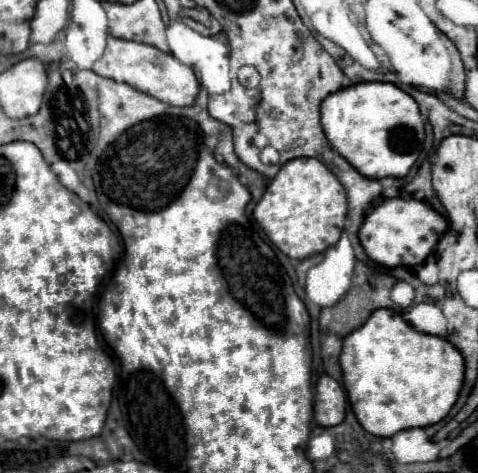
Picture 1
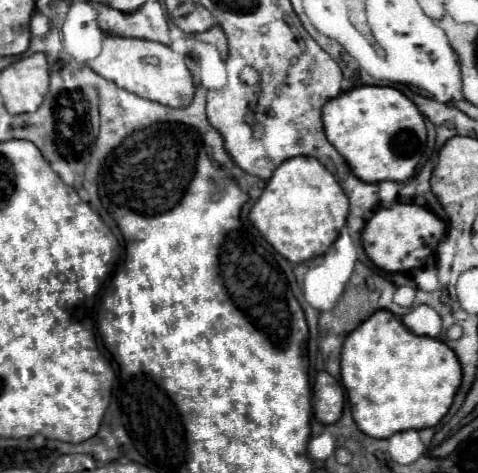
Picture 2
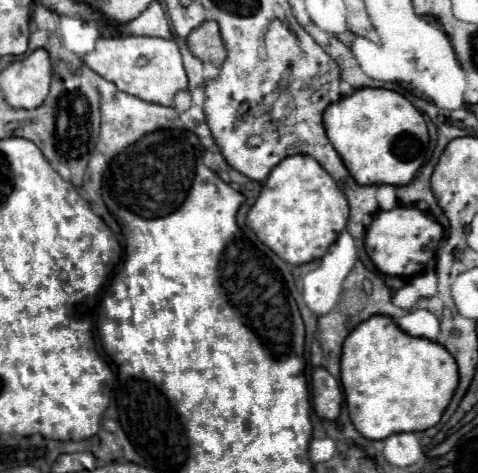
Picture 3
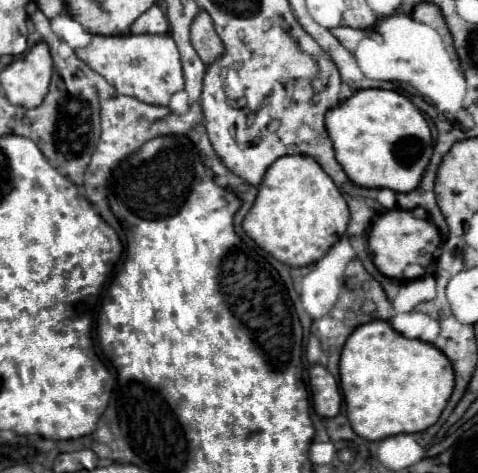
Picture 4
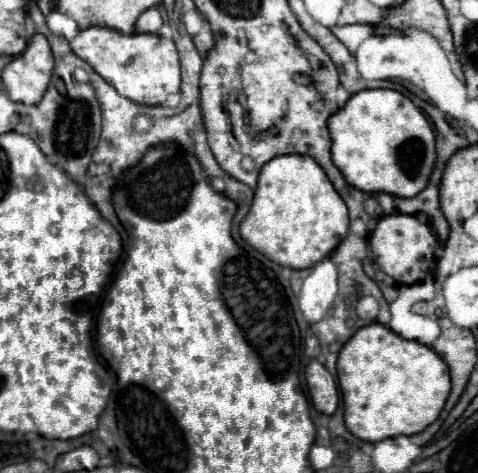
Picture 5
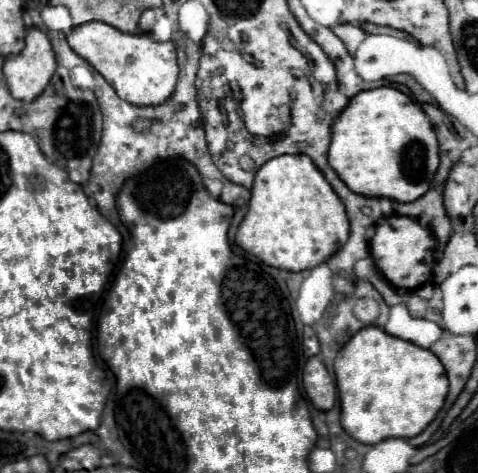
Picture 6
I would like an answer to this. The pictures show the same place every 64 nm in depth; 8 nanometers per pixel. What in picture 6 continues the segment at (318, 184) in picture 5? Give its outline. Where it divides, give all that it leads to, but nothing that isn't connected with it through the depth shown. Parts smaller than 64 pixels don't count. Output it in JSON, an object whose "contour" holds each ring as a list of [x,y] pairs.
{"contour":[[[306,154],[268,160],[256,172],[248,214],[238,226],[236,244],[264,264],[302,272],[324,264],[348,240],[350,224],[342,200]]]}

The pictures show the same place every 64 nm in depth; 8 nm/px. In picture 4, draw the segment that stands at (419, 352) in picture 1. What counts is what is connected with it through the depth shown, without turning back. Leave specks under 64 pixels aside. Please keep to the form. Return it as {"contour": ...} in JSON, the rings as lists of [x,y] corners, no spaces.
{"contour":[[[372,320],[358,326],[340,356],[340,386],[352,430],[366,440],[424,432],[440,418],[452,388],[450,360],[432,344],[398,334],[388,322]]]}

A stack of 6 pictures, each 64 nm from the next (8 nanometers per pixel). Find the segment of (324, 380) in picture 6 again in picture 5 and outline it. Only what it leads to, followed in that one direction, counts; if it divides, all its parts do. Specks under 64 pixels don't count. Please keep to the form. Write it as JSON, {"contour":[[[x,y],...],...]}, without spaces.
{"contour":[[[316,358],[306,366],[306,384],[314,408],[322,414],[334,414],[338,406],[338,388],[330,372]]]}

